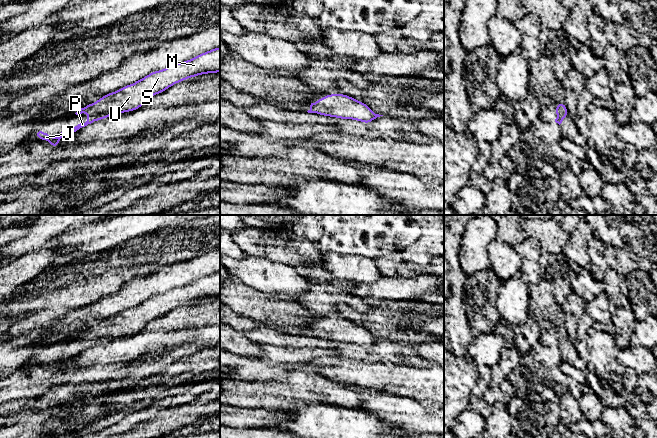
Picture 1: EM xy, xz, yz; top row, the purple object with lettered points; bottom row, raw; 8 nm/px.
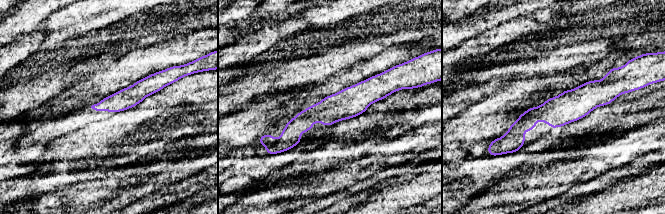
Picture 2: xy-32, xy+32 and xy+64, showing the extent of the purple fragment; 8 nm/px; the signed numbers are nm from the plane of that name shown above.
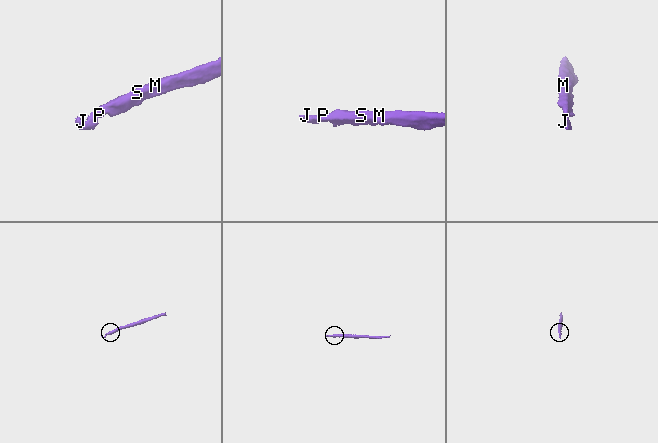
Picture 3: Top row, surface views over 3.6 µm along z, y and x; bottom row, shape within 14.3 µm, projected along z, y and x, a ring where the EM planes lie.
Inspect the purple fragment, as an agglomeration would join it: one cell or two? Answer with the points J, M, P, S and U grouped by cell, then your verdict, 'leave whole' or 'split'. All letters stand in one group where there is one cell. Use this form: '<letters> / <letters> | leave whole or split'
J M P S U | leave whole

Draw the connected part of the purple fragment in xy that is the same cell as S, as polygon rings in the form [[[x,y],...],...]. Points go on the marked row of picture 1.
[[[220,47],[204,52],[190,60],[173,64],[163,70],[151,72],[133,84],[106,94],[98,101],[79,109],[75,114],[88,114],[90,117],[77,126],[61,129],[57,138],[43,133],[42,128],[35,131],[39,140],[46,140],[55,149],[62,138],[78,132],[83,127],[108,116],[139,109],[152,96],[157,95],[176,83],[202,74],[220,72]]]

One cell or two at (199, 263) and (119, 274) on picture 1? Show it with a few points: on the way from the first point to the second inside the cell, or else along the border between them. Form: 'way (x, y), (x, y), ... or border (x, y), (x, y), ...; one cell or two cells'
border (161, 264), (157, 270), (138, 276); two cells

